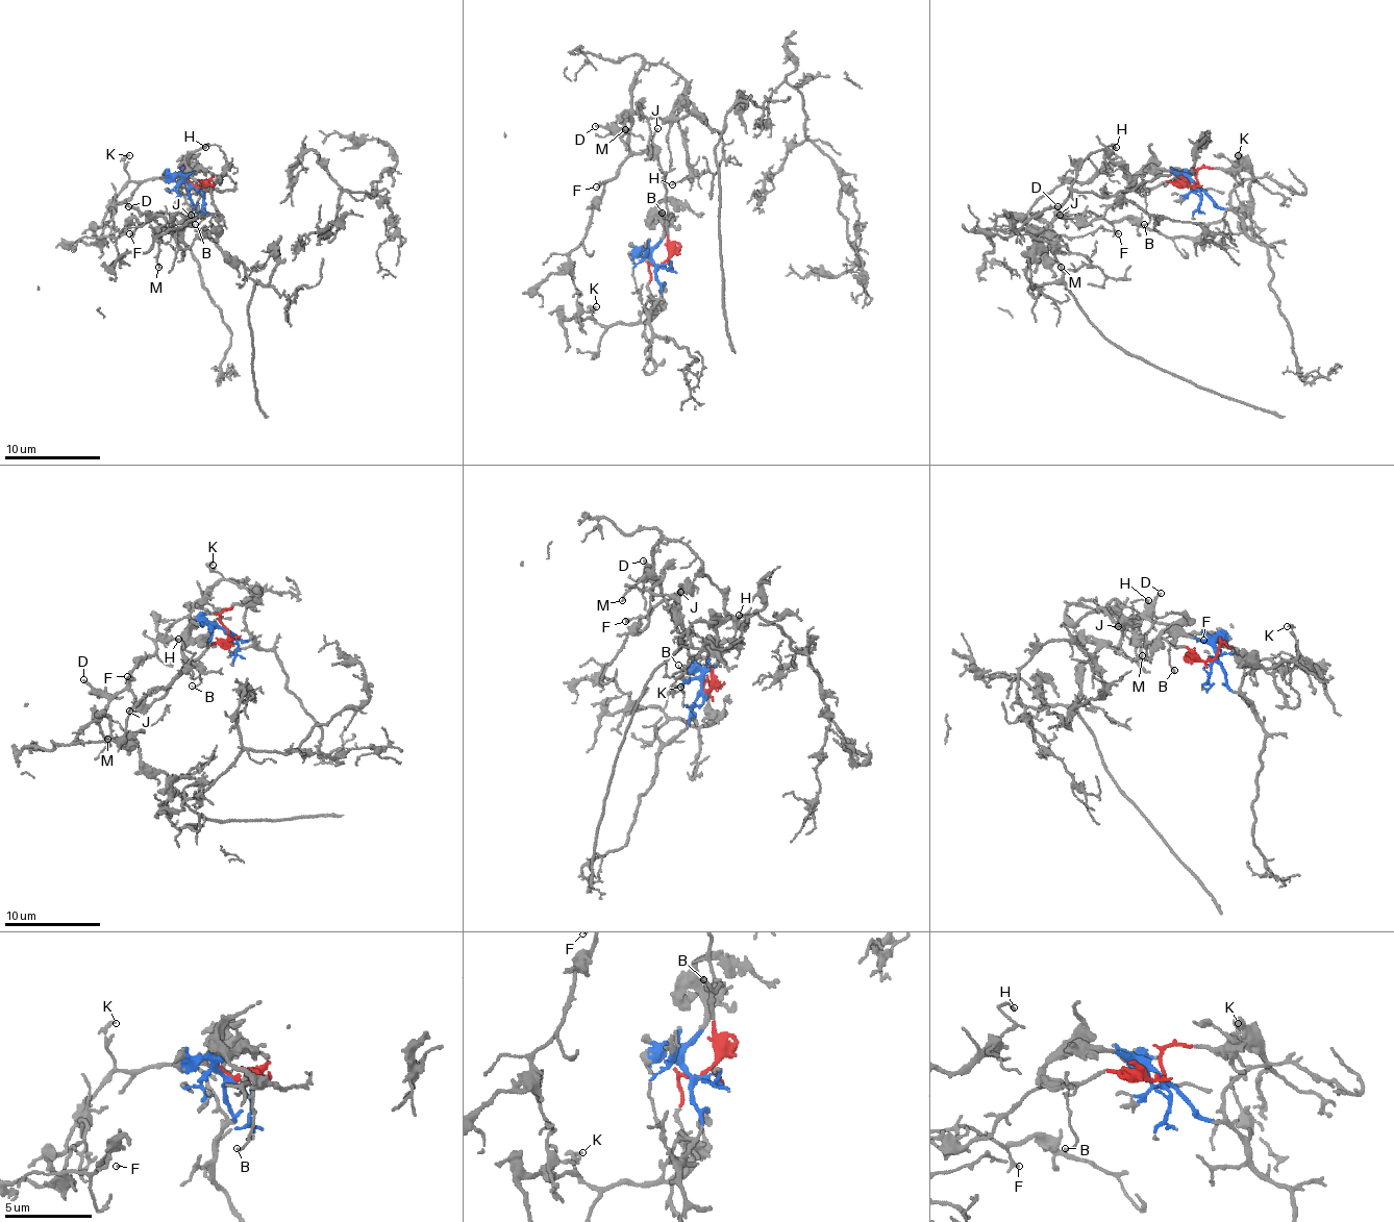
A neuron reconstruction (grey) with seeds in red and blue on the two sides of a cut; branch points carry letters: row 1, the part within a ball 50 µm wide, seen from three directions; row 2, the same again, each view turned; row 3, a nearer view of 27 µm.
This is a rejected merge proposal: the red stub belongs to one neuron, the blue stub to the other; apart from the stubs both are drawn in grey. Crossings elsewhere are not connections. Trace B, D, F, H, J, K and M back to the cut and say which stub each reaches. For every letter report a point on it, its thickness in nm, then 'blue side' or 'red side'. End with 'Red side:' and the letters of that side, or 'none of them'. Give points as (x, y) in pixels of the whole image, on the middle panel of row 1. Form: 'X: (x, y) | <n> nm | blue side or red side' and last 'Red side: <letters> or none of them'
B: (662, 213) | 110 nm | red side
D: (595, 126) | 190 nm | red side
F: (596, 186) | 240 nm | red side
H: (672, 184) | 130 nm | red side
J: (657, 128) | 120 nm | red side
K: (596, 306) | 200 nm | blue side
M: (625, 129) | 190 nm | red side
Red side: B, D, F, H, J, M

